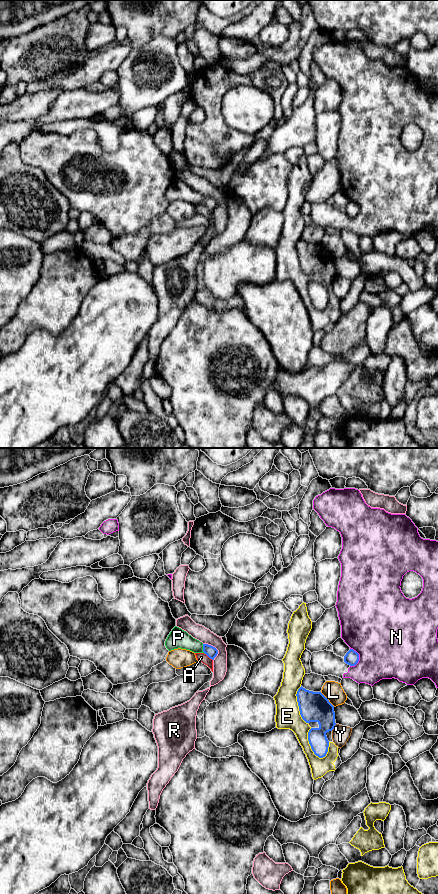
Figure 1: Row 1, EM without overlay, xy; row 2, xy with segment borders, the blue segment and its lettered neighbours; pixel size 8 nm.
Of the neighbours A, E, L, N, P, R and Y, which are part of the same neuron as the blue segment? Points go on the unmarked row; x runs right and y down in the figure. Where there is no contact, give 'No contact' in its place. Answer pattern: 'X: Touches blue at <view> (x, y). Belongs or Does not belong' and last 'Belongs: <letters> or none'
A: Touches blue at xy (209, 209). Does not belong
E: Touches blue at xy (310, 297). Does not belong
L: Touches blue at xy (327, 251). Does not belong
N: Touches blue at xy (358, 208). Does not belong
P: Touches blue at xy (203, 201). Belongs
R: Touches blue at xy (215, 200). Does not belong
Y: Touches blue at xy (334, 278). Does not belong
Belongs: P

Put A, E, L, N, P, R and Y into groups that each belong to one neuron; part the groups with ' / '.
A / E / L / N / P / R / Y

